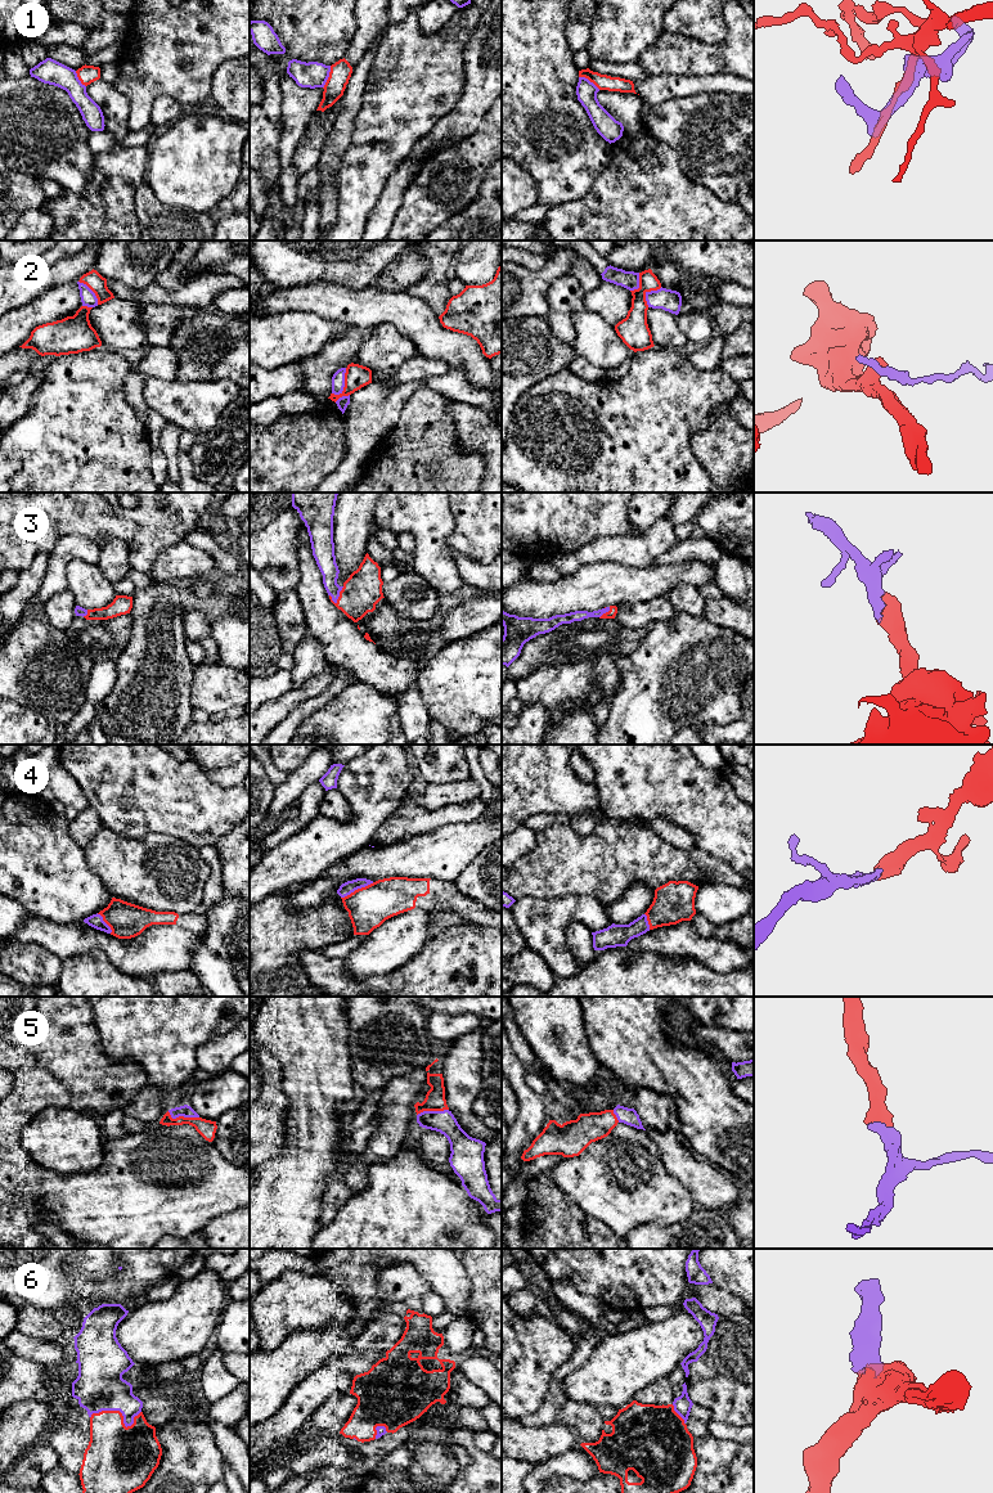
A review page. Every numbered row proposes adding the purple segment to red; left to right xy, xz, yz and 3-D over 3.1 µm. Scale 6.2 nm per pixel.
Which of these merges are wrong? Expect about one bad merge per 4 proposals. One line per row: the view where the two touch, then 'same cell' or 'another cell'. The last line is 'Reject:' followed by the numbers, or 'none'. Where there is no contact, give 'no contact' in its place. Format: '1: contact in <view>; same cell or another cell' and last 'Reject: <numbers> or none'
1: contact in xz; another cell
2: contact in xz; another cell
3: contact in xz; same cell
4: contact in xz; same cell
5: contact in xy; same cell
6: contact in xy; same cell
Reject: 1, 2

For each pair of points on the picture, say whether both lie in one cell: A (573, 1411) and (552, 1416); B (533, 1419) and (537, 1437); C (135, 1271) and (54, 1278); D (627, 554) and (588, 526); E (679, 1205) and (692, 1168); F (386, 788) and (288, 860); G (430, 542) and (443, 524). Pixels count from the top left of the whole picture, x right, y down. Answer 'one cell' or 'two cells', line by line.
A: two cells
B: two cells
C: one cell
D: two cells
E: two cells
F: one cell
G: one cell

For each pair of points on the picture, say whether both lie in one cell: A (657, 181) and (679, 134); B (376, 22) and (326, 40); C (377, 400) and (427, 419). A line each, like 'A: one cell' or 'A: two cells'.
A: two cells
B: two cells
C: two cells

